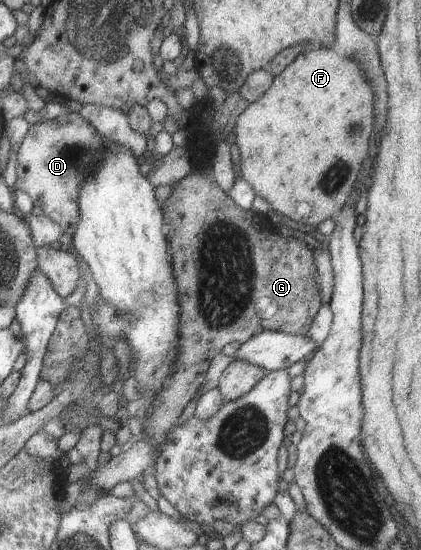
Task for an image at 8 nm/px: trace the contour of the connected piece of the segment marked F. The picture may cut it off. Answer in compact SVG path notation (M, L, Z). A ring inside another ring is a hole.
M320 47L298 55L274 85L244 109L233 127L241 155L242 176L255 193L266 199L277 214L313 227L332 218L350 199L358 173L368 157L370 131L374 125L372 87L364 81L356 63L338 53L340 55Z

